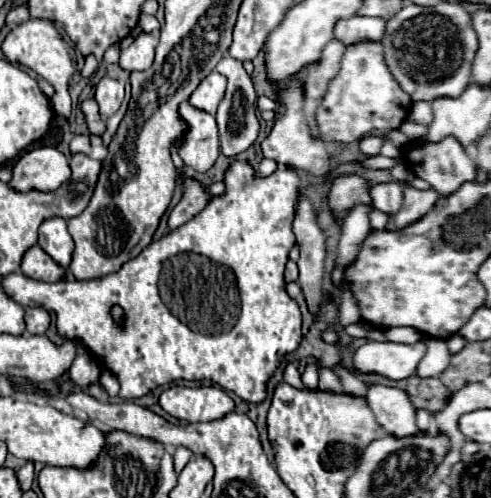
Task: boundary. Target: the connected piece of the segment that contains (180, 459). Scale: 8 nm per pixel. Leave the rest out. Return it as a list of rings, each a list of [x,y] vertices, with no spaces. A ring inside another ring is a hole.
[[[177,447],[177,449],[175,449],[173,459],[175,459],[175,471],[177,471],[177,473],[183,471],[183,467],[189,463],[191,455],[193,455],[193,453],[191,453],[187,447]]]

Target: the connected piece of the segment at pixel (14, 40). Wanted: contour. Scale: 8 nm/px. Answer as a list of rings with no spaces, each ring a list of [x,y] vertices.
[[[29,19],[29,21],[13,27],[9,31],[9,35],[5,37],[1,51],[9,59],[9,63],[27,67],[27,69],[35,71],[39,77],[43,77],[45,81],[49,81],[57,89],[57,93],[53,97],[55,113],[59,113],[63,117],[71,115],[71,99],[69,99],[67,85],[69,85],[71,75],[75,73],[75,51],[61,37],[57,27],[49,19]]]

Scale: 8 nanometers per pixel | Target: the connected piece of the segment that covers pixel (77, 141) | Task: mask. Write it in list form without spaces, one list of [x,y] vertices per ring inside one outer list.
[[[79,135],[79,137],[75,137],[75,139],[69,143],[69,153],[71,153],[71,155],[77,155],[77,153],[87,153],[89,149],[91,149],[91,145],[89,145],[87,135]]]

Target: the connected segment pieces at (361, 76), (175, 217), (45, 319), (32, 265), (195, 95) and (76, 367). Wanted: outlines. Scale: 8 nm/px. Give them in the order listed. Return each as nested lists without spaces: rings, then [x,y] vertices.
[[[361,39],[359,43],[347,45],[339,73],[329,81],[327,93],[315,113],[315,121],[323,141],[357,143],[373,129],[379,129],[381,133],[399,129],[401,123],[409,117],[411,105],[411,95],[399,87],[389,67],[385,65],[383,43]]]
[[[187,177],[187,179],[183,179],[183,185],[185,185],[185,193],[183,193],[181,203],[169,215],[169,229],[177,229],[183,223],[187,223],[211,199],[211,195],[207,195],[205,189],[203,189],[203,185],[199,185],[197,181],[193,181],[193,179]]]
[[[27,307],[25,309],[25,323],[27,323],[27,333],[43,335],[49,329],[51,315],[43,307]]]
[[[39,245],[31,247],[27,255],[23,255],[21,271],[39,281],[61,281],[65,277],[65,267],[51,259]]]
[[[211,71],[211,73],[199,83],[199,87],[191,93],[189,103],[191,103],[193,107],[197,107],[197,109],[203,109],[203,111],[215,115],[217,105],[221,103],[223,95],[225,95],[225,83],[227,83],[227,79],[225,79],[221,73]]]
[[[77,355],[71,369],[69,369],[69,377],[75,385],[91,385],[97,377],[99,377],[99,367],[97,361],[89,355]]]

